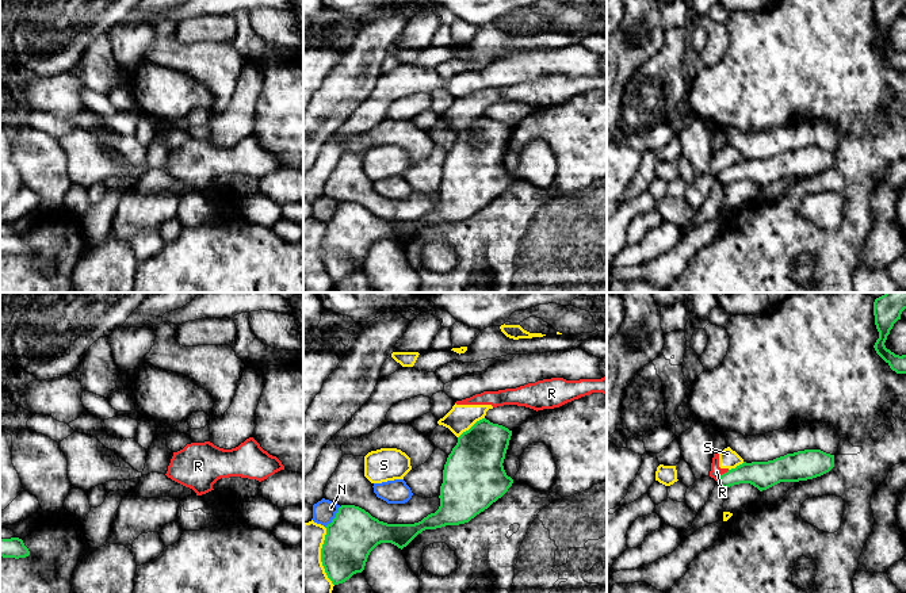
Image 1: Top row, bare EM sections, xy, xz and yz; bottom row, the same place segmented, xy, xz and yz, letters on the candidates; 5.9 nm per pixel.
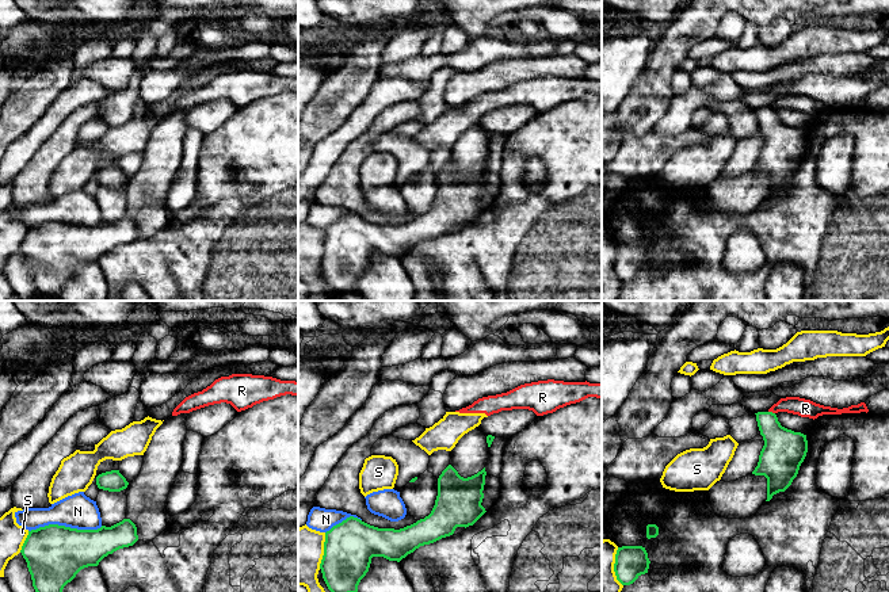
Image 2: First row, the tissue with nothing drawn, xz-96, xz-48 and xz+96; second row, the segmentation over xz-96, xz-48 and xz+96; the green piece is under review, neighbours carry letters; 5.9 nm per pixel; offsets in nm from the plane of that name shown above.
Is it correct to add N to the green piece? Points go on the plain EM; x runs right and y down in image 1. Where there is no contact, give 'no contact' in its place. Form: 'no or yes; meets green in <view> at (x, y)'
no; meets green in xz at (335, 214)

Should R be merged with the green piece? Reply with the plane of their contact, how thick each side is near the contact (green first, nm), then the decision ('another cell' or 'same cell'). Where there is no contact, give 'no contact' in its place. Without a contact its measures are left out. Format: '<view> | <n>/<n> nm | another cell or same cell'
yz | 160/70 nm | another cell

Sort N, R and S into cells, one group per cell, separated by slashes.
N / R S

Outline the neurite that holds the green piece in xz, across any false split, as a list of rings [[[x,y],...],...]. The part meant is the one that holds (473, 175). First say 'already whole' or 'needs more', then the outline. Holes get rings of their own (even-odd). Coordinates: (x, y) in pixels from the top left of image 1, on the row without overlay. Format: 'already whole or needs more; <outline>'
already whole; [[[486,115],[458,134],[447,154],[440,203],[414,221],[387,221],[355,202],[341,202],[328,221],[321,259],[333,282],[364,267],[370,249],[381,240],[406,244],[425,226],[469,219],[501,195],[513,176],[504,167],[512,127]]]

